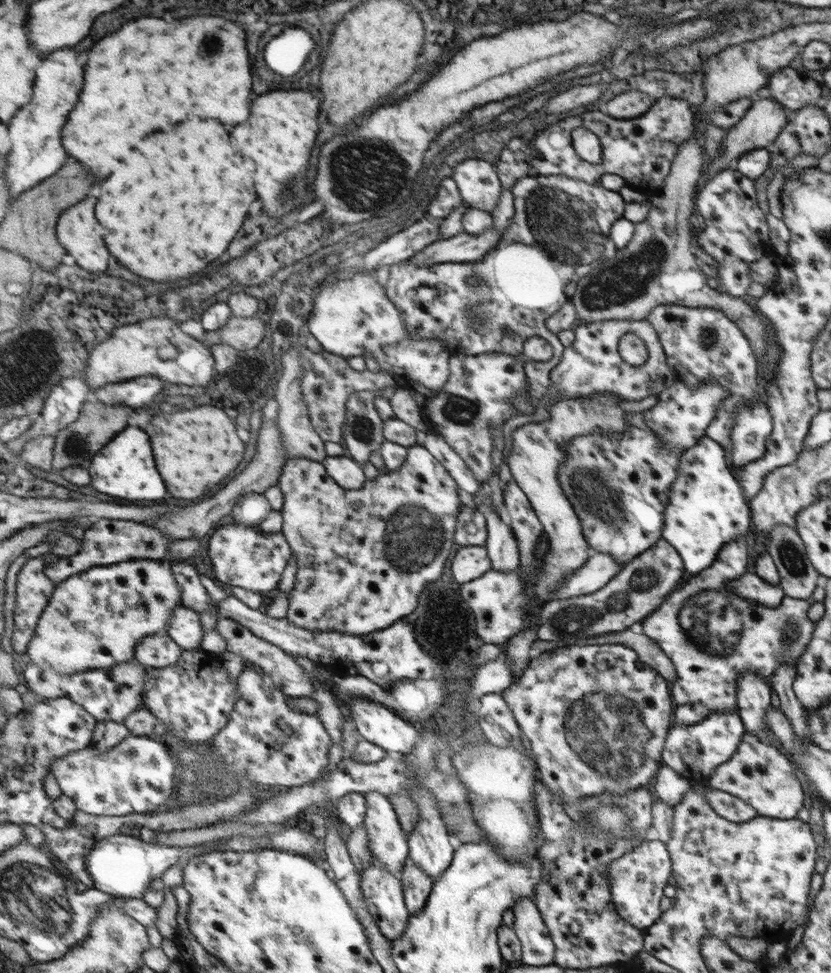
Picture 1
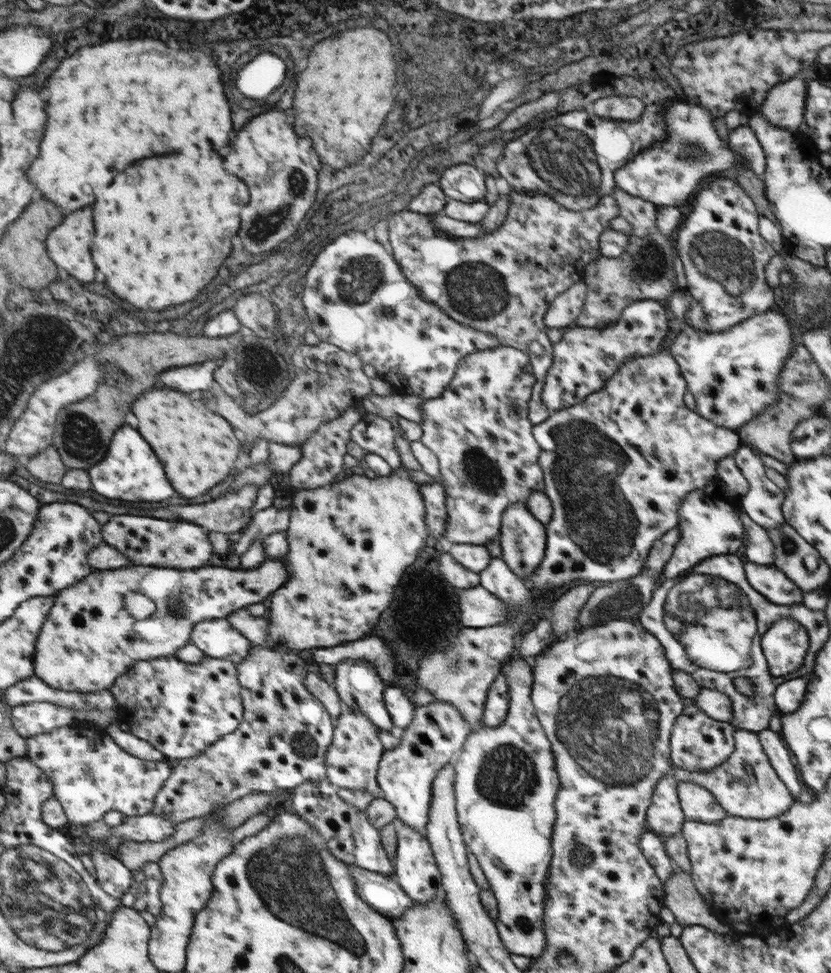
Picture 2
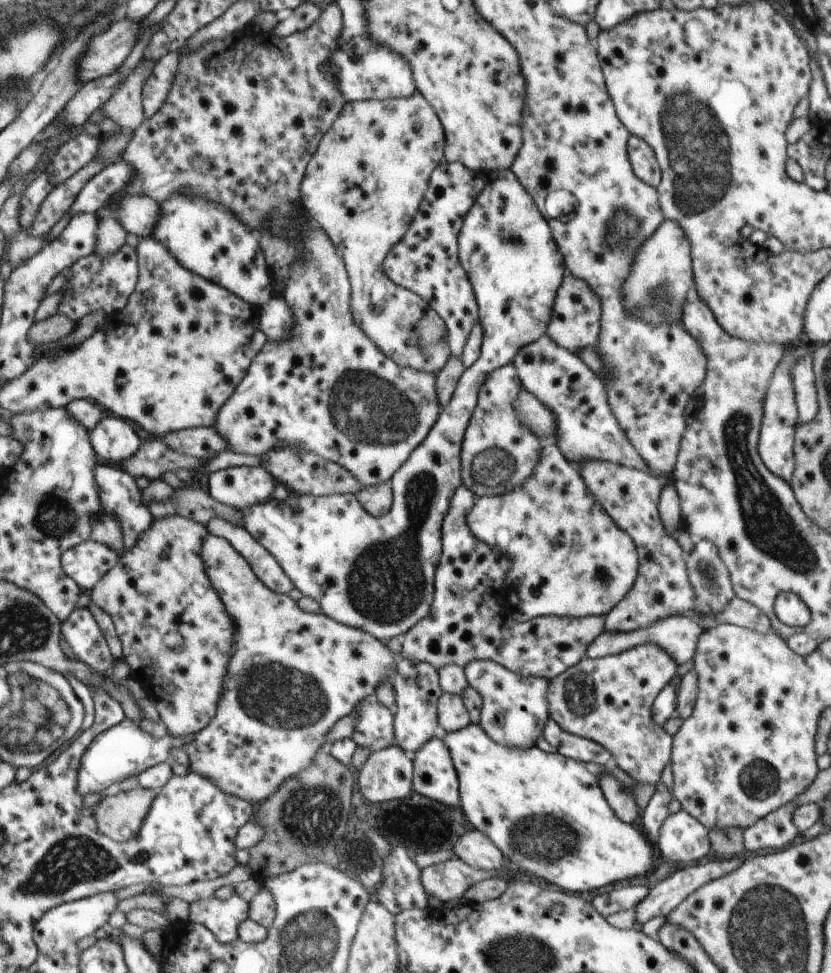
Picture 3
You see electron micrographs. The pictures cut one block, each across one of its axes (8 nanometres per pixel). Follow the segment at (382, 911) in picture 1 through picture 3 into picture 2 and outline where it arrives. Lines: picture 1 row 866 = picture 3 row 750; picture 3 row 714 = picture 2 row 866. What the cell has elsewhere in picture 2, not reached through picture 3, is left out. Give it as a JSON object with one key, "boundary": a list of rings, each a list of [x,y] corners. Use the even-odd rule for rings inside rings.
{"boundary":[[[329,779],[307,782],[299,786],[292,797],[295,810],[320,831],[320,835],[330,843],[329,847],[338,858],[372,872],[394,875],[394,863],[380,842],[381,831],[372,826],[364,810],[358,810],[346,802]]]}

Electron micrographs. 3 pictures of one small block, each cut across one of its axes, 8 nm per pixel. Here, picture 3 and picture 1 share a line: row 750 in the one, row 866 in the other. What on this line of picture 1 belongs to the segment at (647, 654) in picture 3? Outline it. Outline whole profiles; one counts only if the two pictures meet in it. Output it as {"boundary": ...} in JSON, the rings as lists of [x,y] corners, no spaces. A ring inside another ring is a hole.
{"boundary":[[[646,844],[644,848],[628,852],[609,864],[607,877],[611,899],[618,914],[633,927],[644,931],[653,926],[660,916],[660,900],[672,874],[670,855],[664,844]]]}

